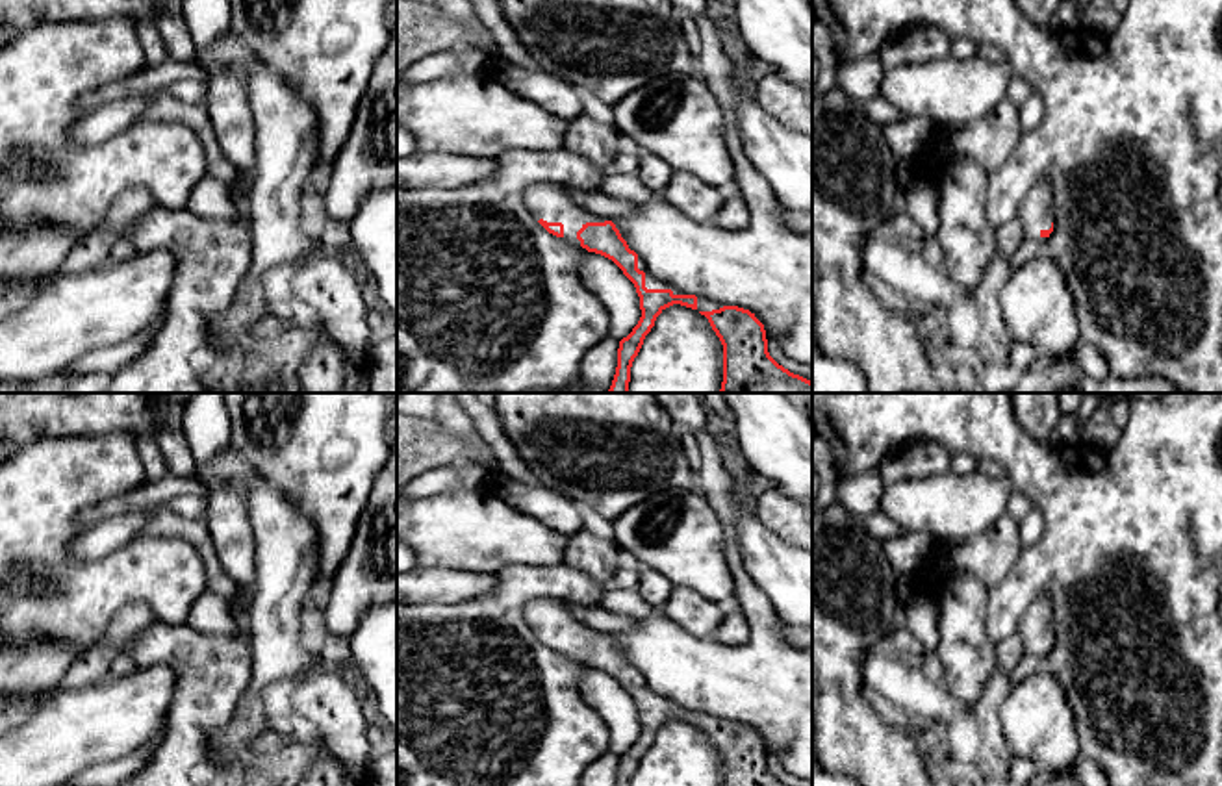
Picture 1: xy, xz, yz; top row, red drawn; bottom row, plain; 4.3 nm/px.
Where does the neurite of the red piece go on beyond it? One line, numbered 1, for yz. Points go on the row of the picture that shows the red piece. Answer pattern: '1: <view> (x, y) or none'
1: yz (1037, 210)

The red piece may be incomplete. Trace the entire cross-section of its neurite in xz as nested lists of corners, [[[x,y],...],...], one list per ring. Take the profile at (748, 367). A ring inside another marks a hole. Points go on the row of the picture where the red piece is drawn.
[[[558,184],[525,189],[528,213],[553,235],[612,260],[634,284],[642,317],[619,341],[617,367],[608,393],[629,393],[630,367],[656,317],[681,304],[705,315],[723,345],[719,393],[812,393],[812,382],[779,365],[768,352],[764,324],[749,310],[706,297],[686,295],[651,274],[647,263],[627,245],[616,224],[579,206]]]

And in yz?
[[[1046,178],[1037,184],[1024,198],[1018,219],[1024,224],[1025,239],[1046,243],[1053,232],[1053,195],[1051,182]]]

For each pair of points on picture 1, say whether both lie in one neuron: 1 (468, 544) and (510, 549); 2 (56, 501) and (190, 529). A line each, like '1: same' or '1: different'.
1: same
2: different

